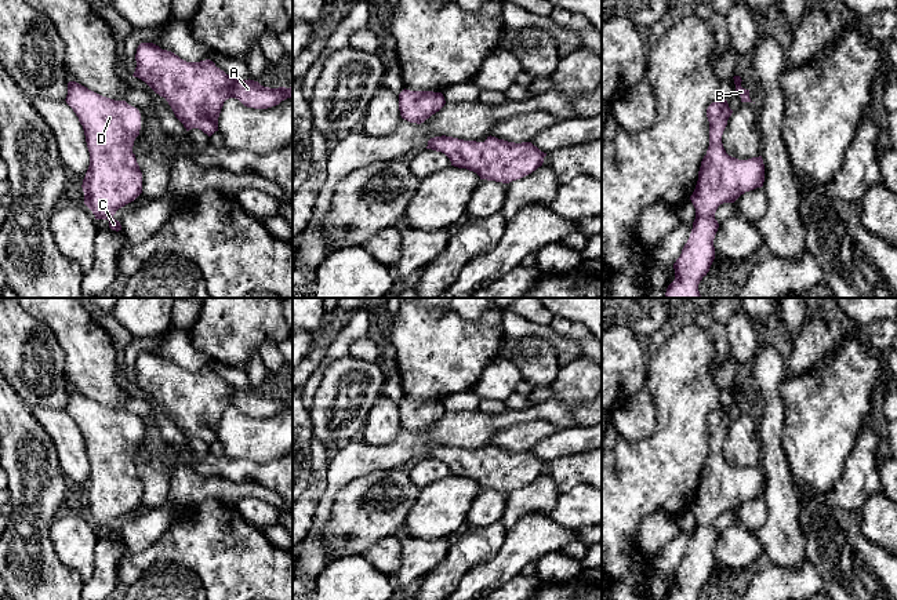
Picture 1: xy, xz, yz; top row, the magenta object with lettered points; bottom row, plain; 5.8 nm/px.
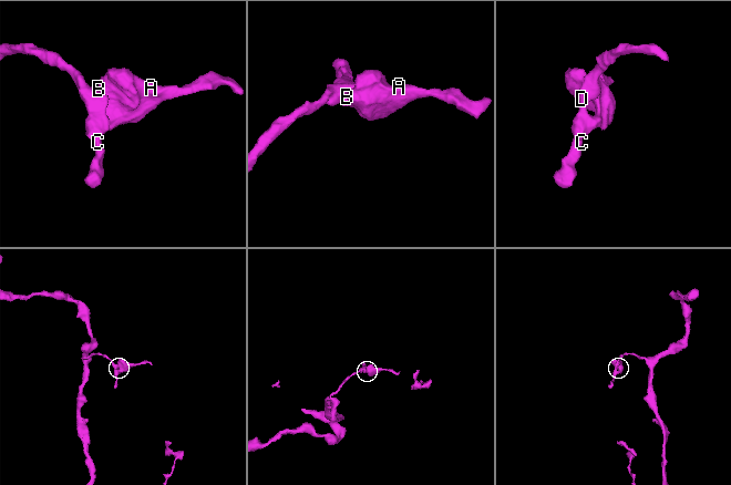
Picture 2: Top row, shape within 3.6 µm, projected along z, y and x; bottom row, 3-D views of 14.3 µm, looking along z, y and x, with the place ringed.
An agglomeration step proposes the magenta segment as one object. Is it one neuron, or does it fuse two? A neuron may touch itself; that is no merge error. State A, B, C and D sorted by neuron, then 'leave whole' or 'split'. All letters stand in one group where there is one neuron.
A B C D; leave whole

